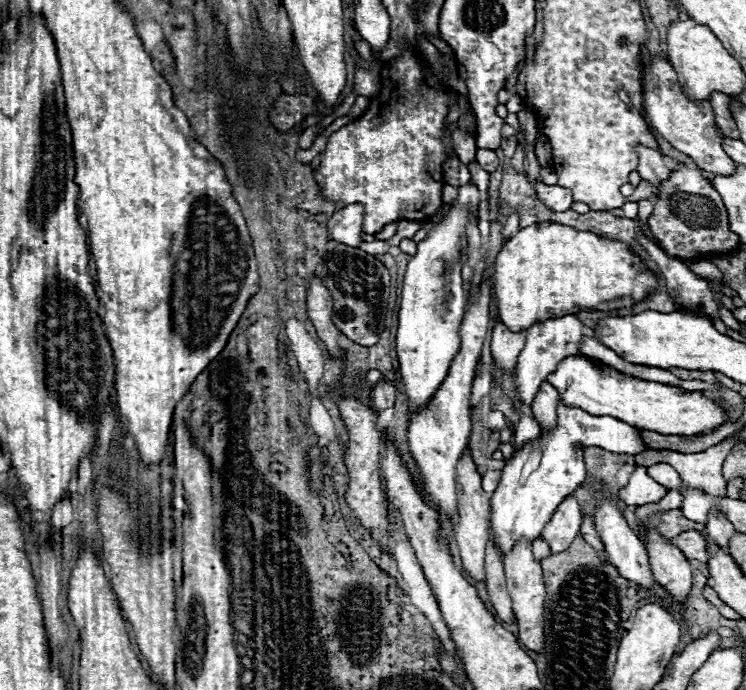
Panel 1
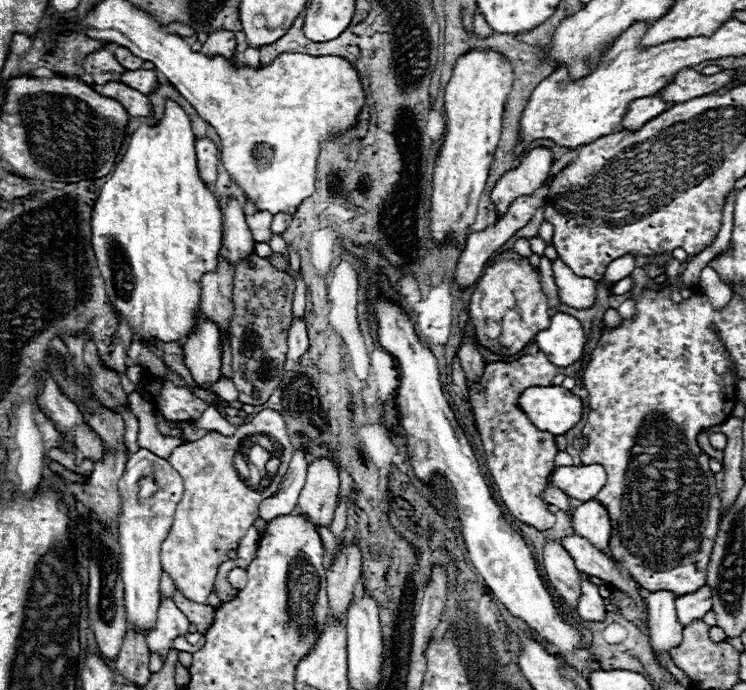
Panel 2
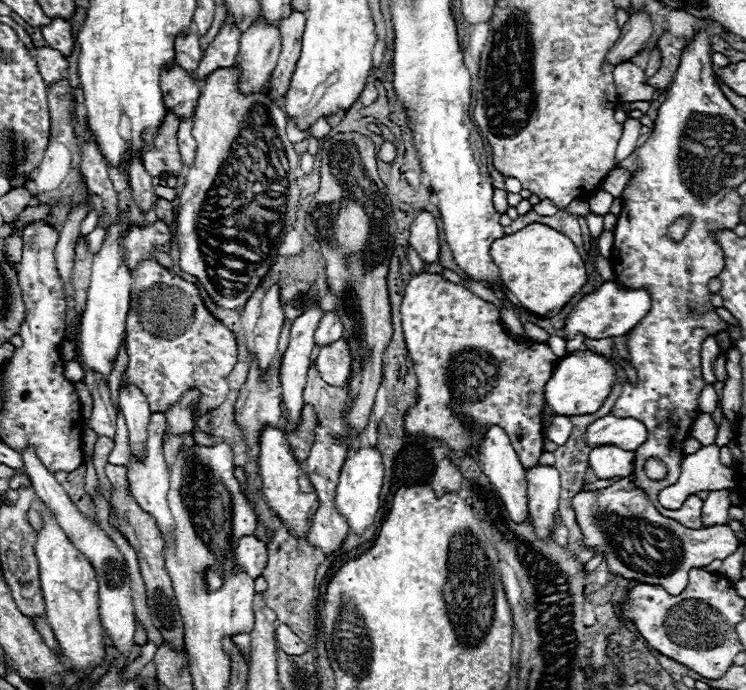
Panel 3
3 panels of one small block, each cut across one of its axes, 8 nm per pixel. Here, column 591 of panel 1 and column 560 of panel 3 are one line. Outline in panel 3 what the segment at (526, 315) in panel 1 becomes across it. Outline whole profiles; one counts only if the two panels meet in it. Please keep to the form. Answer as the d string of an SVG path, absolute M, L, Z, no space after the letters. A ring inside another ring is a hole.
M528 224L516 234L498 238L490 246L490 256L500 270L500 278L510 294L530 312L552 318L558 314L574 294L588 282L584 260L574 242L562 232L546 224Z

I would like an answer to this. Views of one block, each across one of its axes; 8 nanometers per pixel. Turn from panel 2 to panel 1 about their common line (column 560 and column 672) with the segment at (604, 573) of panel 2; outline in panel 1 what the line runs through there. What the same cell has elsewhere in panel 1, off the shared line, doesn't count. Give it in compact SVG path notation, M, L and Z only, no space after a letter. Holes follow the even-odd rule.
M688 530L688 532L682 532L680 536L672 538L670 544L674 544L676 548L682 550L682 554L688 558L688 560L698 560L700 564L706 564L708 562L708 552L706 552L706 540L702 536L702 532L698 530Z

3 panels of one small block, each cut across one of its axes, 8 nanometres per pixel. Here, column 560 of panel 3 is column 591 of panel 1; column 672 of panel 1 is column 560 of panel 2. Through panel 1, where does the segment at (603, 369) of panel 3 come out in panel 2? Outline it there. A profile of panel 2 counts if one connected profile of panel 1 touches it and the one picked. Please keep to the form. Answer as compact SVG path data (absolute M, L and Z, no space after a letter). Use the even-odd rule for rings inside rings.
M530 386L520 394L518 404L538 430L552 432L554 436L566 434L582 418L582 400L562 386Z

